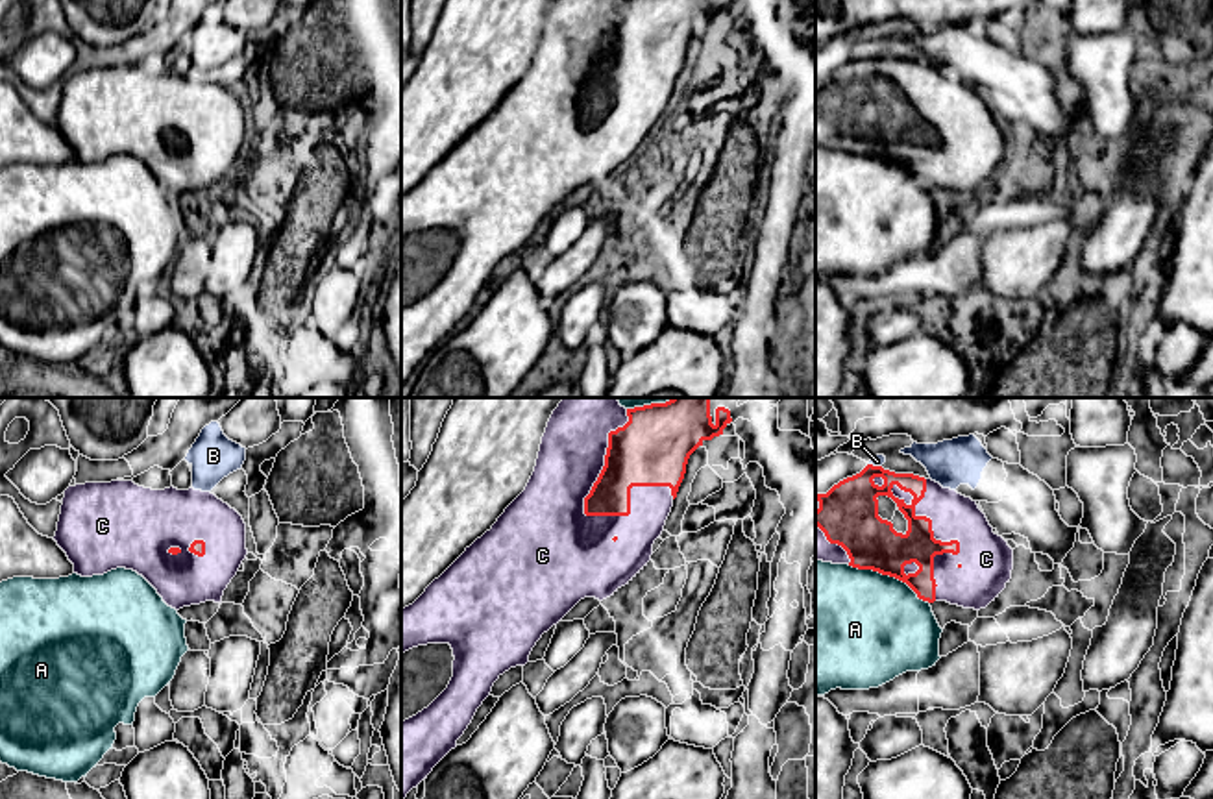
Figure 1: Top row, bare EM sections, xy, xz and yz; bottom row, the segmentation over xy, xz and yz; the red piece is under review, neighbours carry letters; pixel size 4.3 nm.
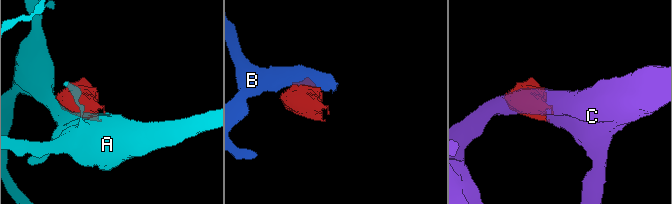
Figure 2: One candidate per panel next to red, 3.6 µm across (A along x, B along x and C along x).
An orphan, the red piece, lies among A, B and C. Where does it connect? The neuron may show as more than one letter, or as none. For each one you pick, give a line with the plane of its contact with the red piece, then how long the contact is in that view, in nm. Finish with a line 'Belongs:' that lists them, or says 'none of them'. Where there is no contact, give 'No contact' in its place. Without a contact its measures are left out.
C: Touches red in yz. Shared border 550 nm
Belongs: C

